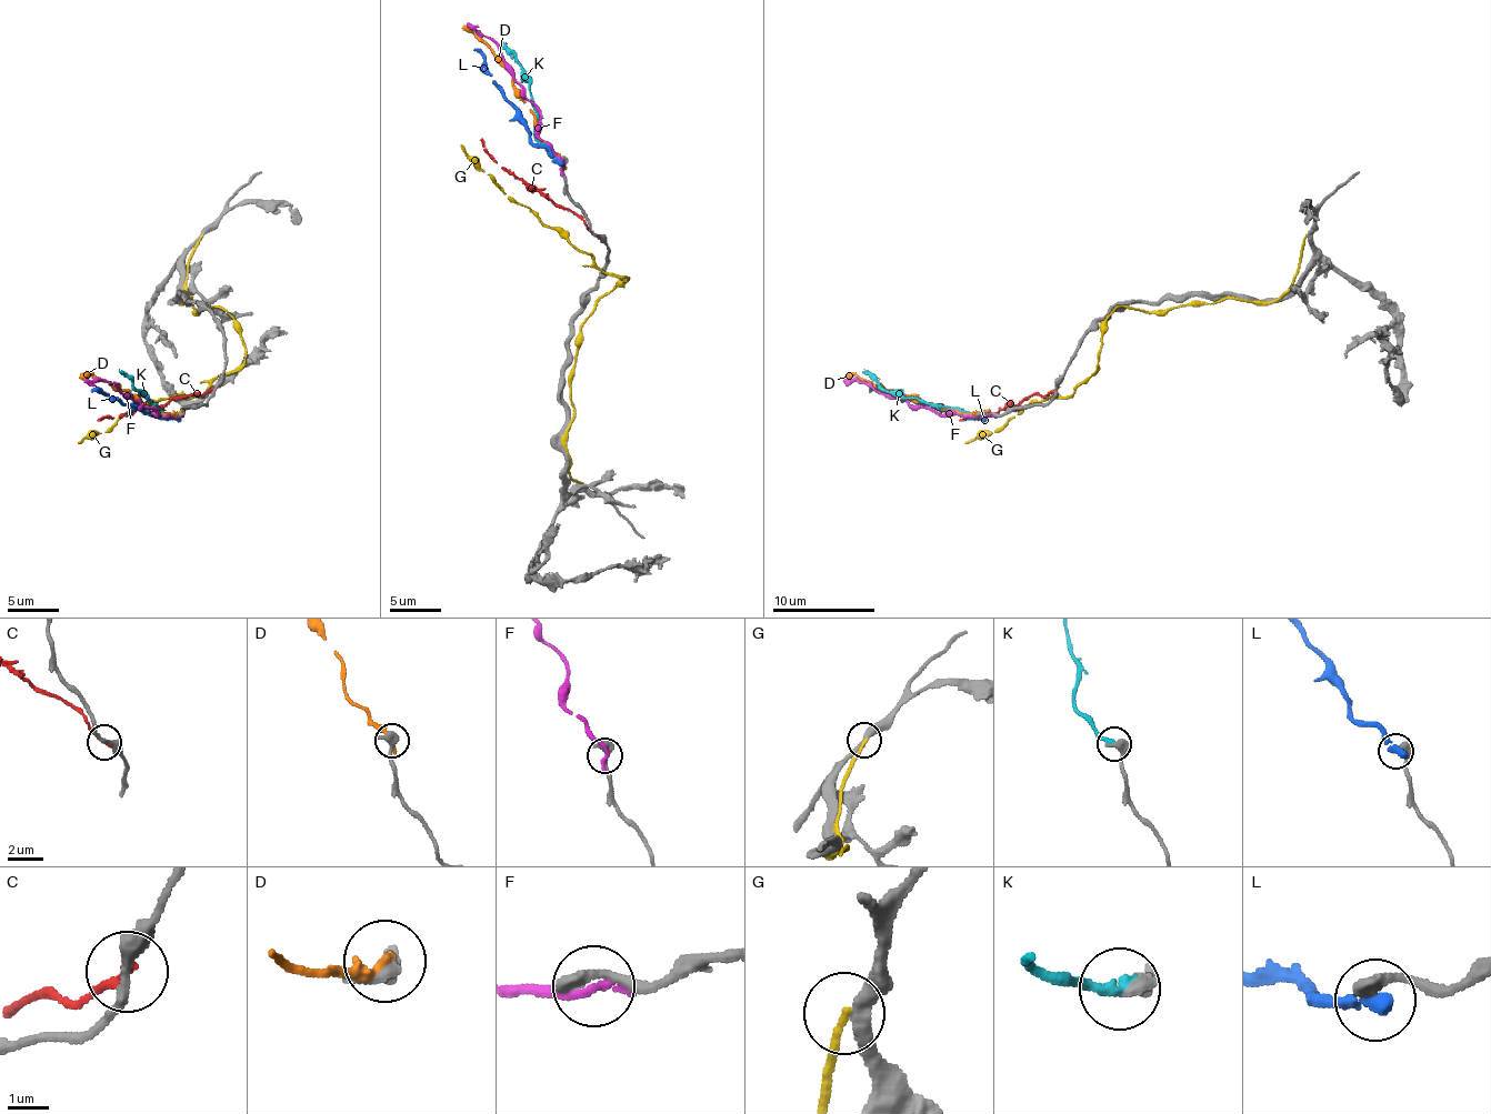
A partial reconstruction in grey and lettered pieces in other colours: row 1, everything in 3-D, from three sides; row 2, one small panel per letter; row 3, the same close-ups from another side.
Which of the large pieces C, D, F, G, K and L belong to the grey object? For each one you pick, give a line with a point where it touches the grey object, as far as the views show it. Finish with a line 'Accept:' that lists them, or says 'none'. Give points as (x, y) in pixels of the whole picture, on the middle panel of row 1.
Accept: none

